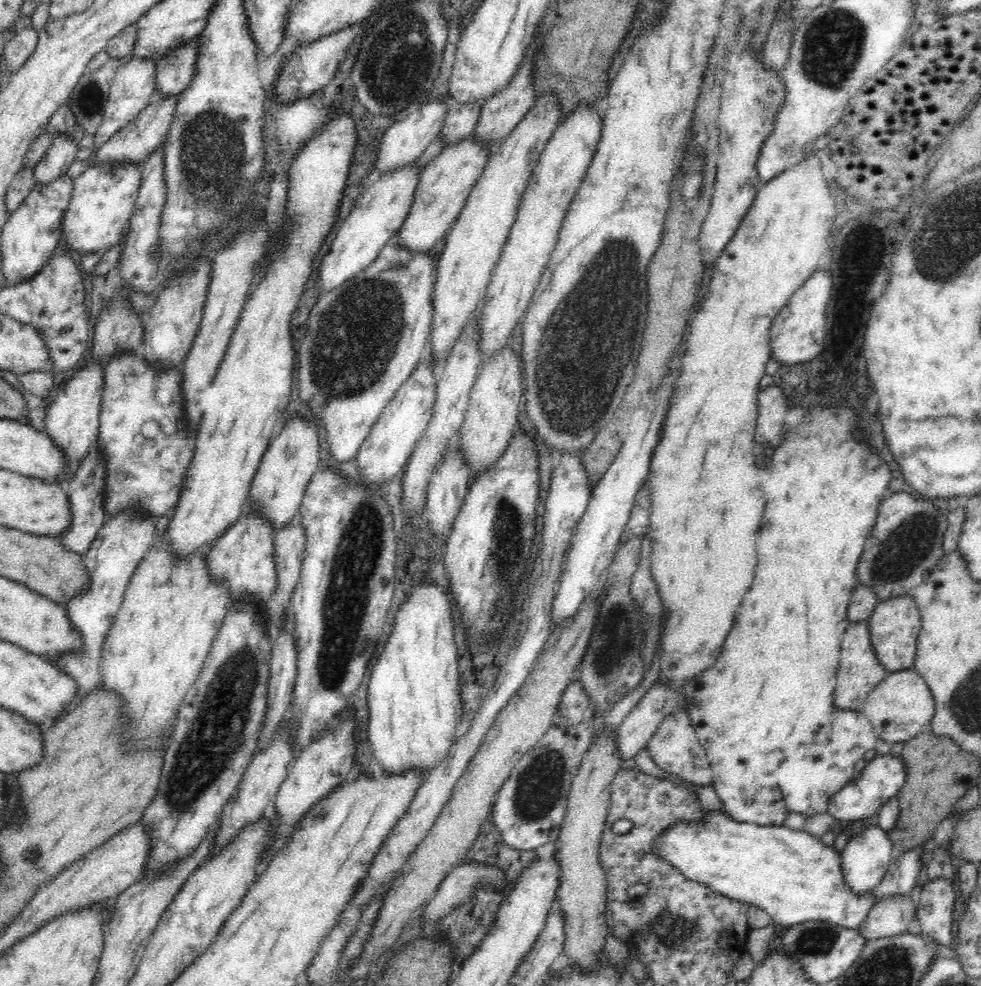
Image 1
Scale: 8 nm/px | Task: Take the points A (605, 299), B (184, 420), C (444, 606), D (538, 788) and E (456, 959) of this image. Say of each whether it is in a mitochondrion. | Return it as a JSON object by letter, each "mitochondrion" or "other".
{"A":"mitochondrion","B":"other","C":"other","D":"mitochondrion","E":"other"}

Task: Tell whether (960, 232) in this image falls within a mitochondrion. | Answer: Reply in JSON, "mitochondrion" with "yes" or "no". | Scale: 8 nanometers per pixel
{"mitochondrion":"yes"}

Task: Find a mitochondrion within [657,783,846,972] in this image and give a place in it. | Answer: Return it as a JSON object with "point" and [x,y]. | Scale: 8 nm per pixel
{"point":[817,940]}

